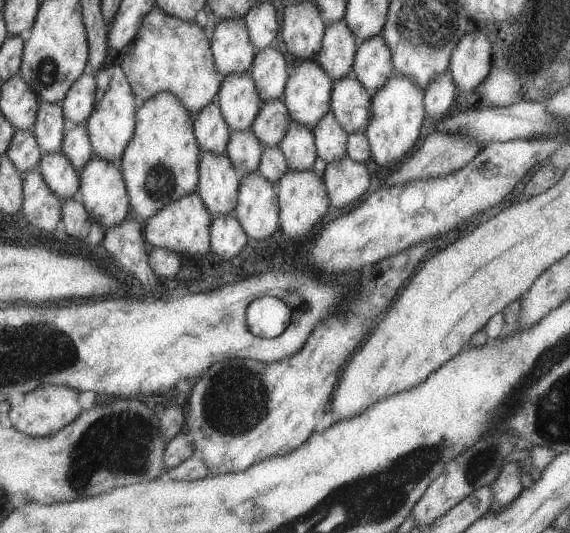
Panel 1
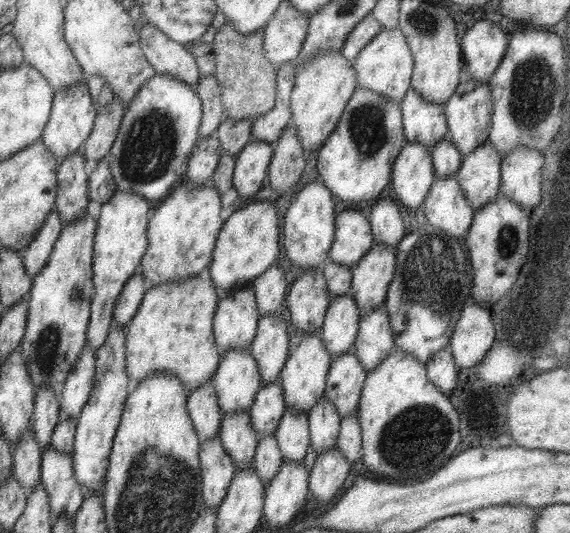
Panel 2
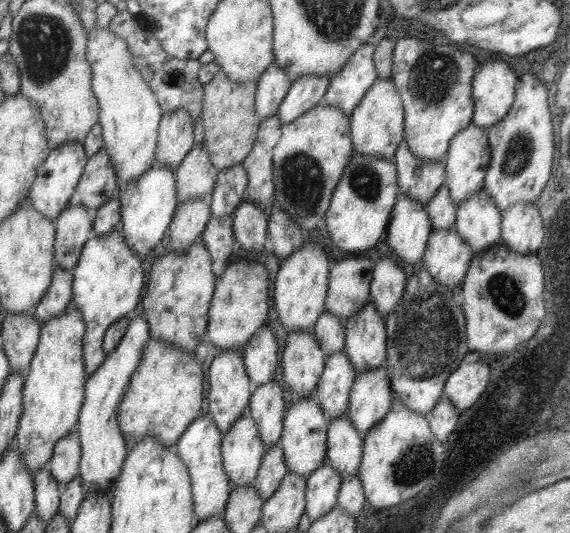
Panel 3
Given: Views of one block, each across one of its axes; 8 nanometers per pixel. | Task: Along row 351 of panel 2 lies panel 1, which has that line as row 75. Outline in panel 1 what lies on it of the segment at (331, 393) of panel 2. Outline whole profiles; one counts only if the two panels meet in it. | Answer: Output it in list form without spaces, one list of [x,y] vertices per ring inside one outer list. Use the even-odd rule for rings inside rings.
[[[352,75],[333,80],[330,110],[339,126],[347,132],[364,132],[369,122],[370,93]]]

